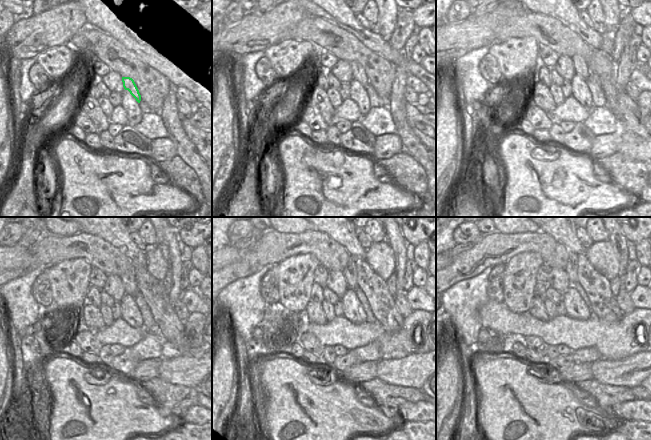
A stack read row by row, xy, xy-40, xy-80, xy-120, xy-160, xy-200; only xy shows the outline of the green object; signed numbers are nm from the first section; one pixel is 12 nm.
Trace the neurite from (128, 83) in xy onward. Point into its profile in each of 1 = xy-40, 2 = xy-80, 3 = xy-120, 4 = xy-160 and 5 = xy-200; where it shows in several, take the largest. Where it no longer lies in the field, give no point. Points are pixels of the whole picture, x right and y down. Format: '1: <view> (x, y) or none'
1: xy-40 (357, 70)
2: xy-80 (579, 63)
3: xy-120 (128, 278)
4: xy-160 (350, 270)
5: xy-200 (571, 267)

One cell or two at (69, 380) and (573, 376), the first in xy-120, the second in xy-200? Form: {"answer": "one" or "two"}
{"answer": "two"}

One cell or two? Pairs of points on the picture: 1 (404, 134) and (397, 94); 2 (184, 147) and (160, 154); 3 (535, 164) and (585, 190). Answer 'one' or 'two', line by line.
1: one
2: two
3: one

